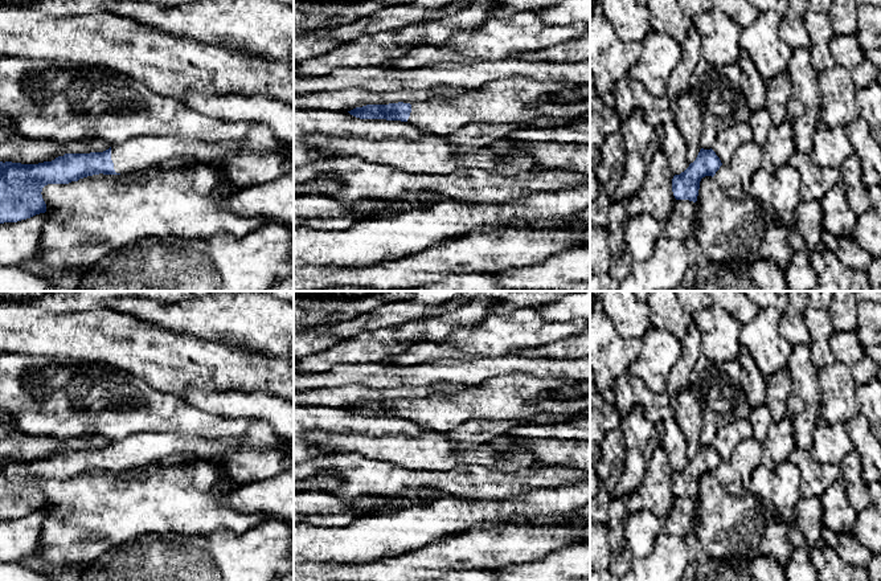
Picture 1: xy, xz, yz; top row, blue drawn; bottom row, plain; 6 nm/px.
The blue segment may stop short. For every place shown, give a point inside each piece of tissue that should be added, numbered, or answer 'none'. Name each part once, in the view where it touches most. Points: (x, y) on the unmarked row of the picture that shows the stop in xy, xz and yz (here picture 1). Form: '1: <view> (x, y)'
1: xy (136, 450)

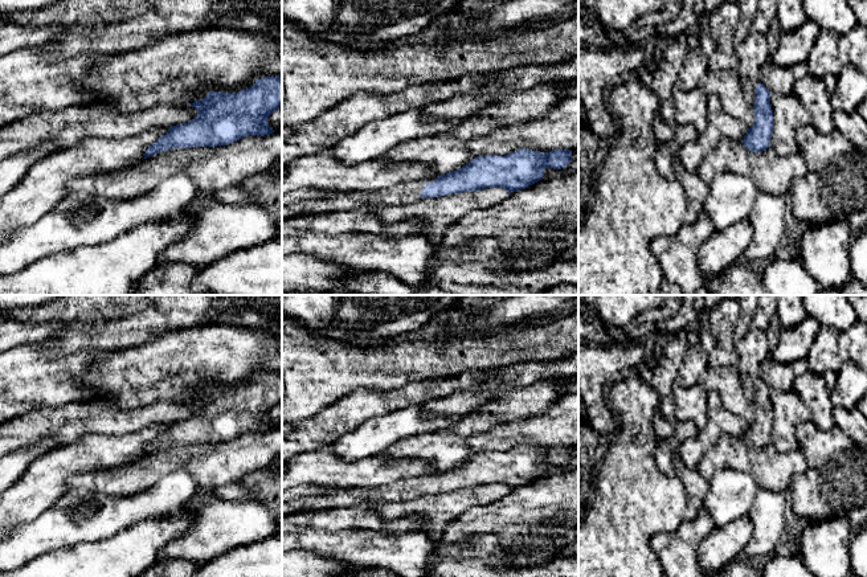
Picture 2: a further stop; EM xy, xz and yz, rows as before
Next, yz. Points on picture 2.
none

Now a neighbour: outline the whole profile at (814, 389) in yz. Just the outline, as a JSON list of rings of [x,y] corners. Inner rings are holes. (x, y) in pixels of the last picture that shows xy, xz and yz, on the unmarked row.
[[[807,371],[794,384],[793,390],[809,408],[811,422],[821,430],[830,430],[835,426],[831,405],[831,392],[837,384],[838,372],[826,371],[817,375]]]

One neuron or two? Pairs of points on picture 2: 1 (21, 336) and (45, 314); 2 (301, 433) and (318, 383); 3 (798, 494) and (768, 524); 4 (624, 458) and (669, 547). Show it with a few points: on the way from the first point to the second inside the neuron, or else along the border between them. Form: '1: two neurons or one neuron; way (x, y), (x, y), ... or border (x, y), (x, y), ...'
1: two neurons; border (13, 319), (27, 326), (52, 322), (62, 324)
2: two neurons; border (332, 402), (314, 416), (302, 418), (295, 424)
3: two neurons; border (786, 494), (789, 500)
4: two neurons; border (684, 518), (674, 532), (651, 539), (659, 563)

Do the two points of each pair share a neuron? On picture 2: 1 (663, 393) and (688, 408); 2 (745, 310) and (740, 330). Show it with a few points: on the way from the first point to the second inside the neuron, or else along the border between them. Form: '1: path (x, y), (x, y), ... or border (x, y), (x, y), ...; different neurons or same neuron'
1: path (670, 393), (674, 393), (682, 401); same neuron
2: path (745, 315), (743, 324); same neuron

